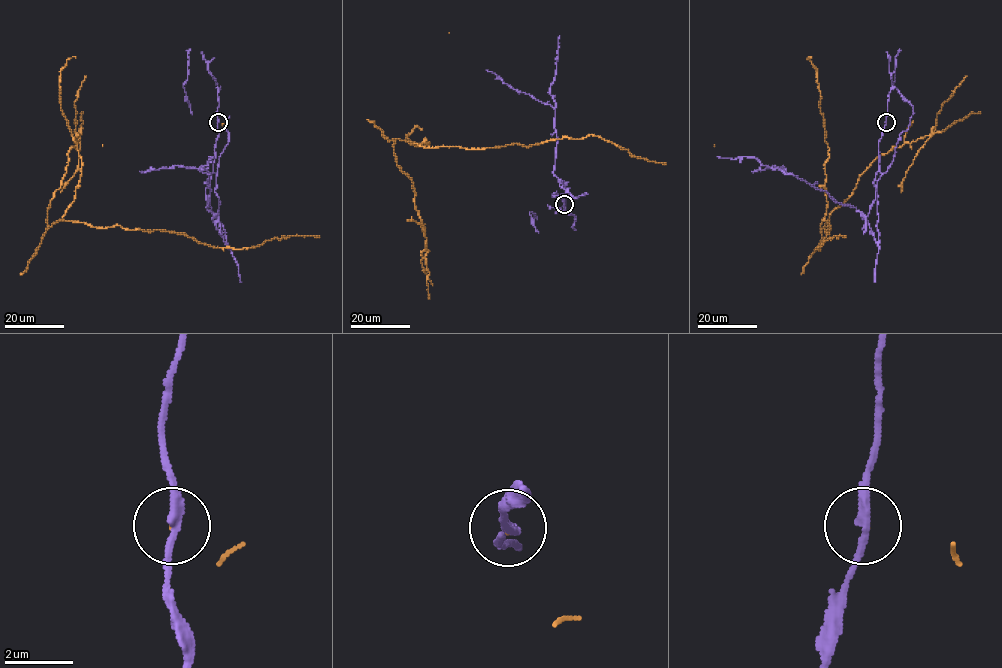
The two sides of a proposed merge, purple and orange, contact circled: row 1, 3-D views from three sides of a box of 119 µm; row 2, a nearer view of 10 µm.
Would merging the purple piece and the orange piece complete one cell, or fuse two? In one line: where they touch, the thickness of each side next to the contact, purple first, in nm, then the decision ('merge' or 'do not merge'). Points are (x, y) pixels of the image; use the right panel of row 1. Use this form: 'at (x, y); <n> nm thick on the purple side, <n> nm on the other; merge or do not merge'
at (886, 122); 280 nm thick on the purple side, 30 nm on the other; do not merge

